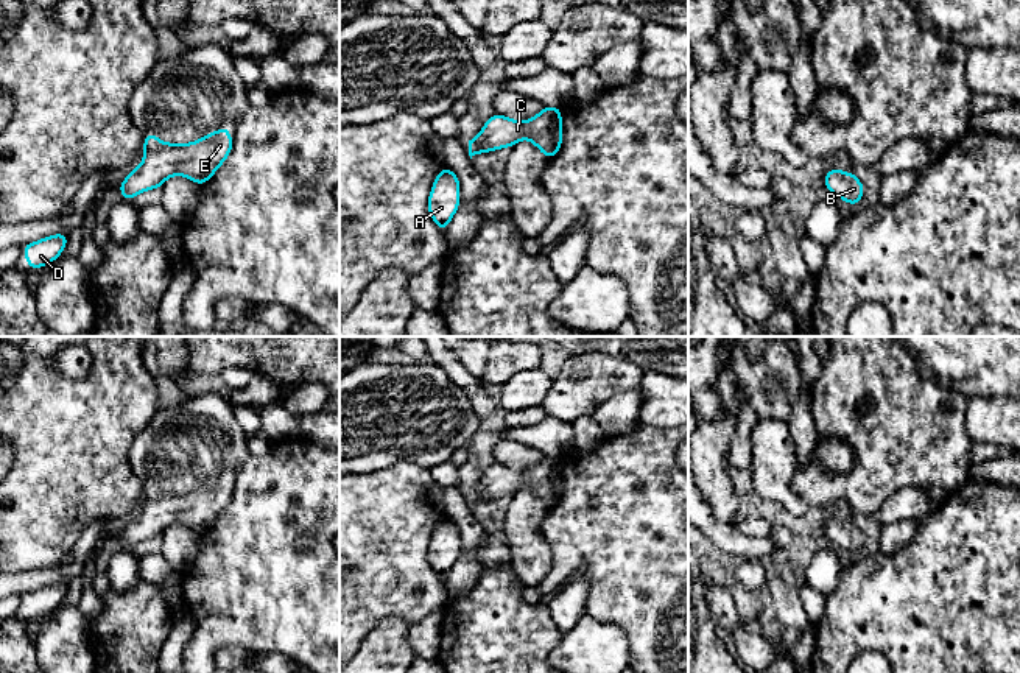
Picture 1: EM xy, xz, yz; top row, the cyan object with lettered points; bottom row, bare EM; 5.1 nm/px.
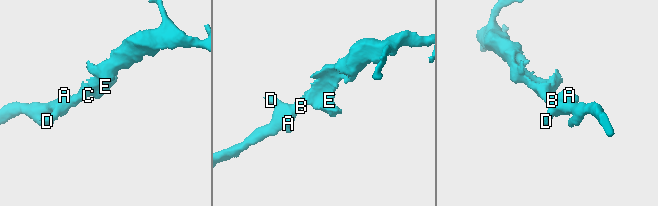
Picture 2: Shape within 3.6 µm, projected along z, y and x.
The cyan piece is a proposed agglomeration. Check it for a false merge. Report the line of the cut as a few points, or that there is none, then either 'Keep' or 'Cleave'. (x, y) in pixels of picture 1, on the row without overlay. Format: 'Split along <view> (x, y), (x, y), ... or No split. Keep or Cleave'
No split. Keep

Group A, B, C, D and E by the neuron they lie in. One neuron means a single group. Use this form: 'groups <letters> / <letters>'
groups A B C D E

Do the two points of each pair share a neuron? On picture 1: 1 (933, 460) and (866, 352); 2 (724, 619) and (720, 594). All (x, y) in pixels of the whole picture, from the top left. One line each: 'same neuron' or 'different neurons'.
1: same neuron
2: same neuron

